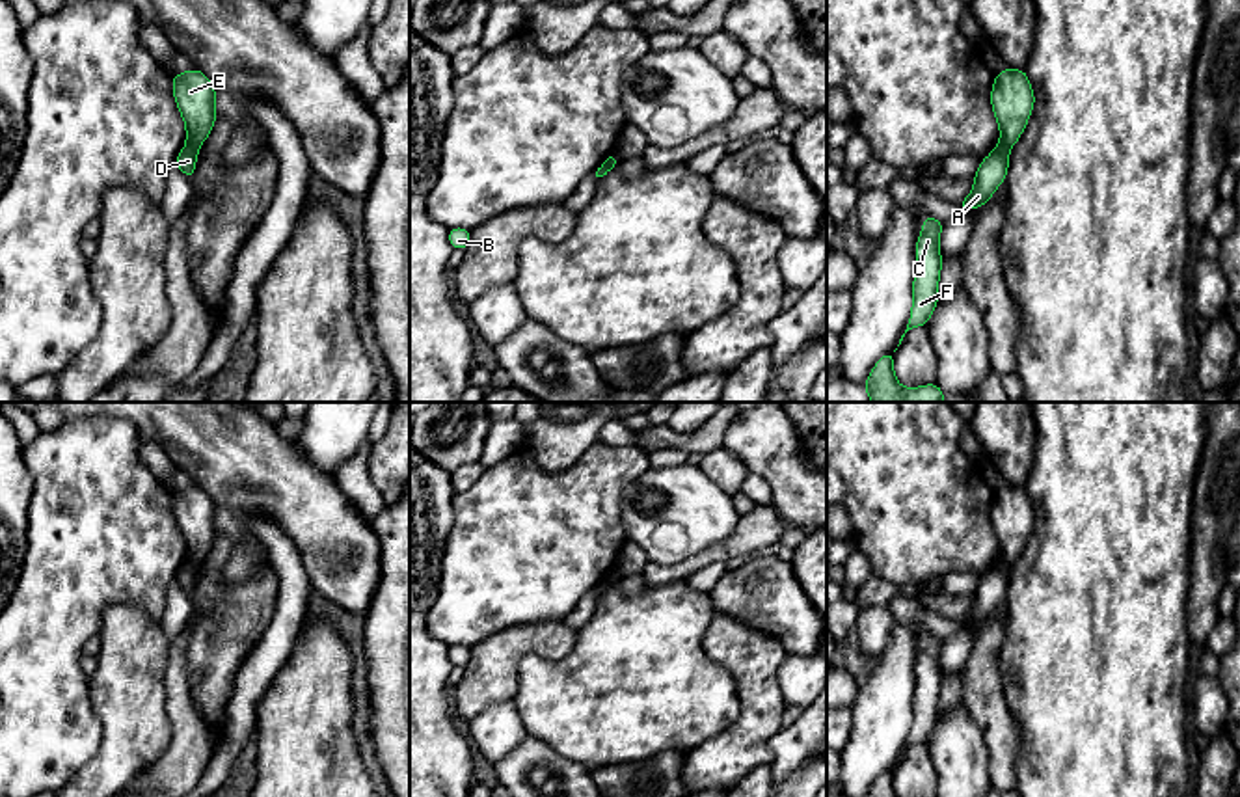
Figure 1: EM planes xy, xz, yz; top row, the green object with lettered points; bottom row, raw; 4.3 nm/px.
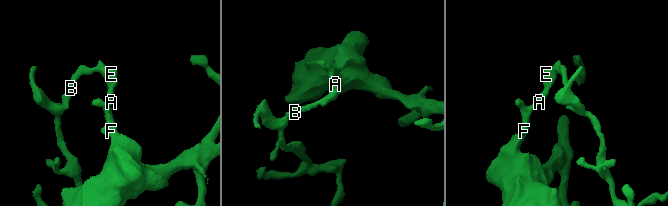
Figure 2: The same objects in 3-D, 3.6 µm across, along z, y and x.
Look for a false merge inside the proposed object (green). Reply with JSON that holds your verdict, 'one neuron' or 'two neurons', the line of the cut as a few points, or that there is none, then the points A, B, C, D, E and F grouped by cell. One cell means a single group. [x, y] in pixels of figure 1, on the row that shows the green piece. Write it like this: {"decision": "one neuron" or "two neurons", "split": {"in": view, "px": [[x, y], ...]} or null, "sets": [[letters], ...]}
{"decision": "two neurons", "split": {"in": "xy", "px": [[187, 142], [198, 146]]}, "sets": [["A", "C", "D", "F"], ["B", "E"]]}

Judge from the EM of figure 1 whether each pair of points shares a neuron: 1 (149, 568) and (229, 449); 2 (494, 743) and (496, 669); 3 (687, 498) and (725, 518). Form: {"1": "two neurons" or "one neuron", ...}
{"1": "two neurons", "2": "two neurons", "3": "one neuron"}

